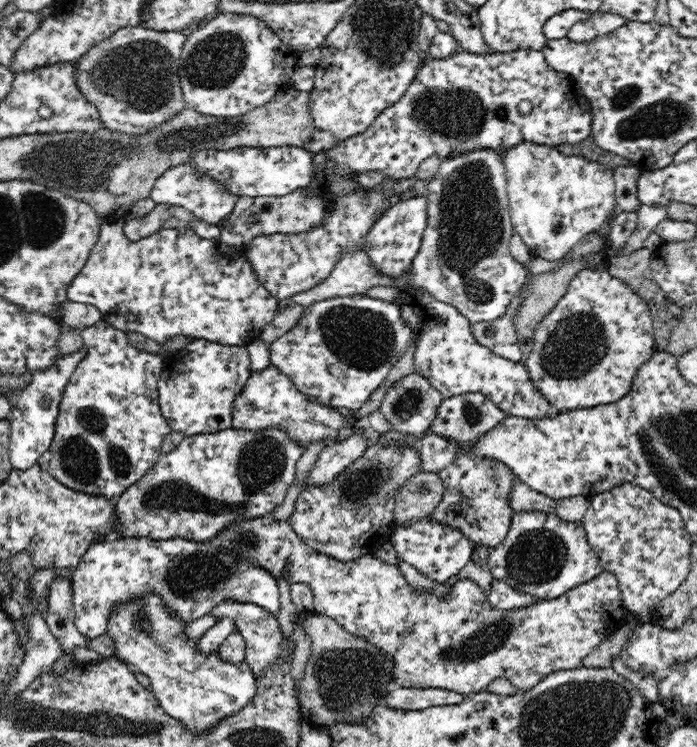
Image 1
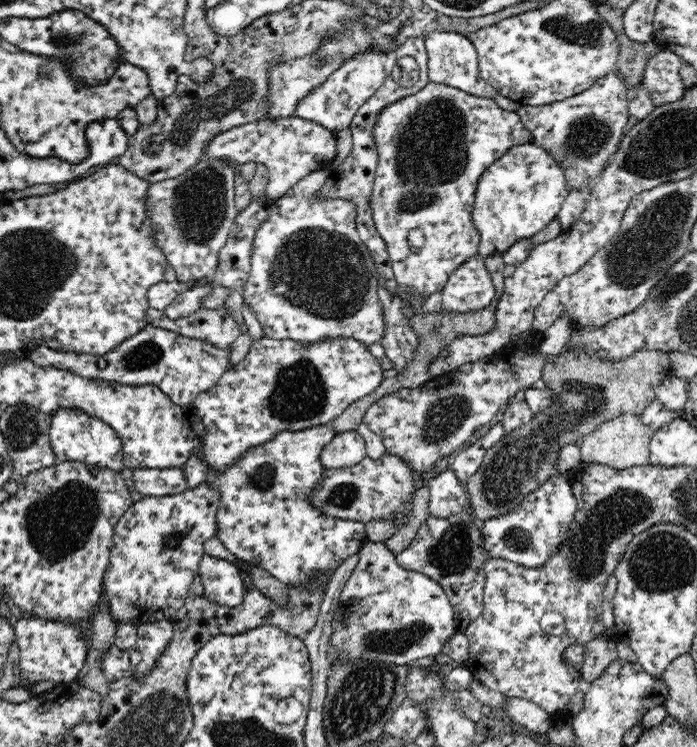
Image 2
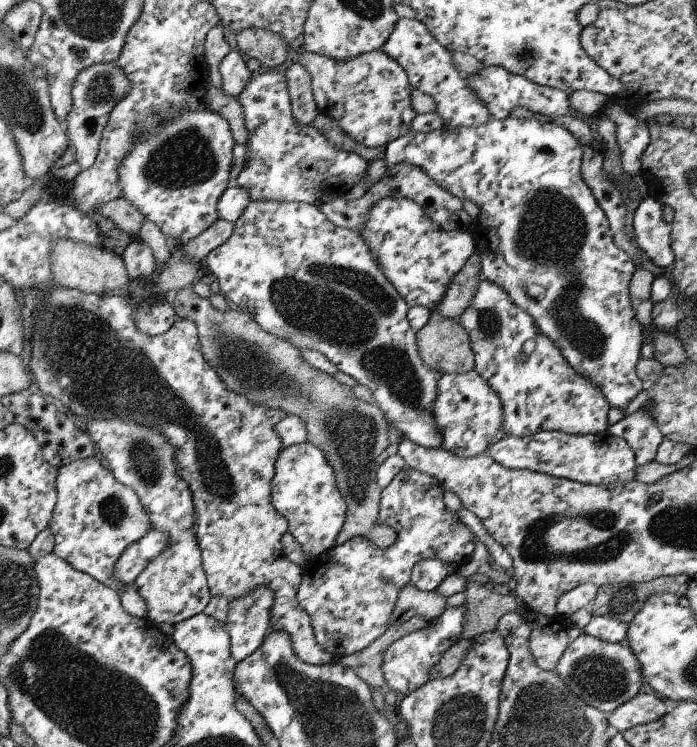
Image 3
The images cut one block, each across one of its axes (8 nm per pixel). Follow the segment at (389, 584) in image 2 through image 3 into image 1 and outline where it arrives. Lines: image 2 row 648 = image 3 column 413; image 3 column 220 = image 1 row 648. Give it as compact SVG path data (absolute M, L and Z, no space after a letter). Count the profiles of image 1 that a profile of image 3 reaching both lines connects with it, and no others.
M228 600L220 602L215 606L210 614L217 619L231 618L236 625L236 631L242 635L245 642L245 661L251 666L251 671L257 678L262 676L266 668L278 664L278 658L292 657L293 650L288 647L288 639L282 634L277 616L268 613L264 608L244 602L234 602Z

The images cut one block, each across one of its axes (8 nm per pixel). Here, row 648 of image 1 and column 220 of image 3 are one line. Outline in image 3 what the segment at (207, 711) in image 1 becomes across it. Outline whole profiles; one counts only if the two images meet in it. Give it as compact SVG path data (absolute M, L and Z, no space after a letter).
M183 107L178 115L168 121L159 121L154 129L139 135L139 142L135 143L118 168L122 197L132 202L146 219L152 220L166 238L175 240L182 248L218 220L217 204L228 188L235 143L230 125L217 112Z

